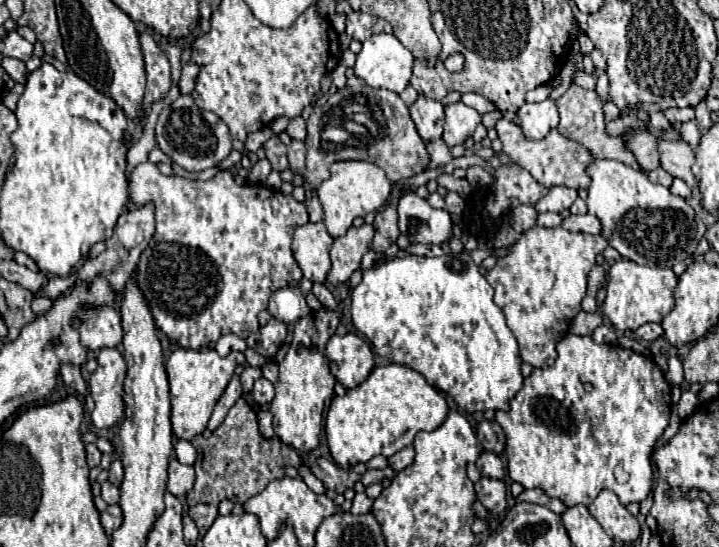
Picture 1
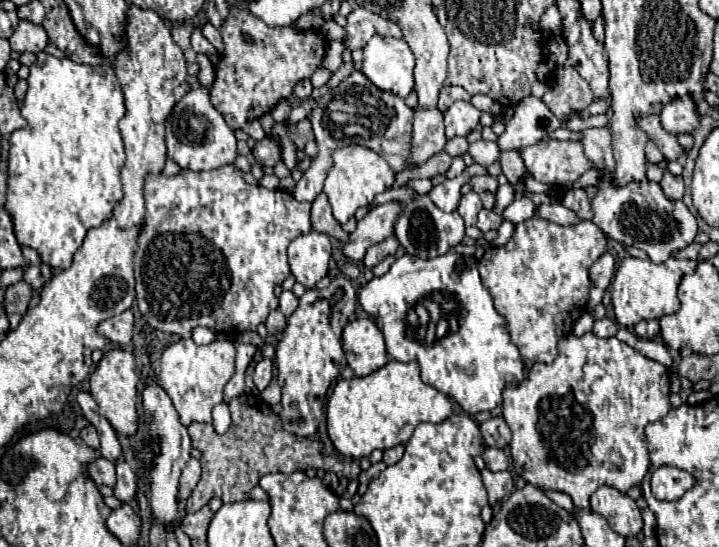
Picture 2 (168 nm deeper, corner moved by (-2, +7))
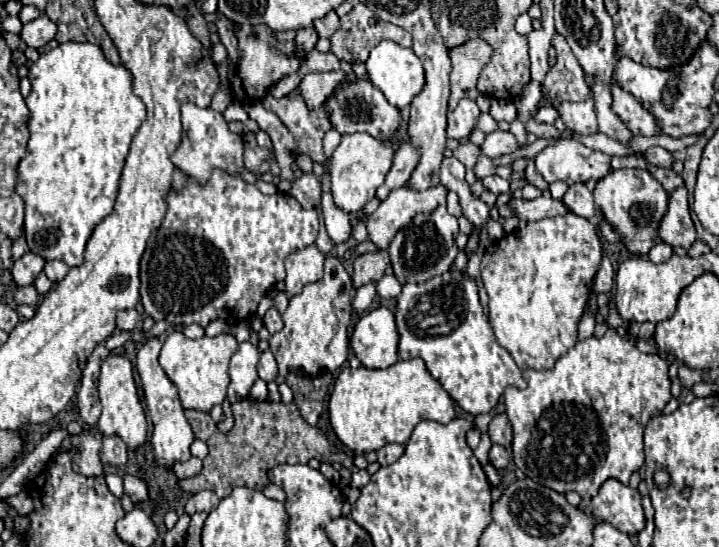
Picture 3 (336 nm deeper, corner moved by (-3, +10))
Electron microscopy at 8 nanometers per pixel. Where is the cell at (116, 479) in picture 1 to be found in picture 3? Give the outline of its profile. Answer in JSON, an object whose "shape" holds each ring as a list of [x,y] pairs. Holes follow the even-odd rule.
{"shape":[[[124,474],[122,480],[124,480],[124,492],[132,498],[134,504],[140,504],[142,500],[148,498],[148,488],[140,478],[136,478],[132,474]]]}

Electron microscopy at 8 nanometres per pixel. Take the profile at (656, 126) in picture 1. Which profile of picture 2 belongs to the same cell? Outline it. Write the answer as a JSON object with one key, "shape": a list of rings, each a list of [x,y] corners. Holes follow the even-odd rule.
{"shape":[[[675,97],[663,107],[659,117],[664,129],[675,135],[693,133],[701,121],[693,97]]]}

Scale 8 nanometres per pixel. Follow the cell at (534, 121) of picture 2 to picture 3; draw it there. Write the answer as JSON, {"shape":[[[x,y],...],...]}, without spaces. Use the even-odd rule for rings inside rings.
{"shape":[[[494,130],[490,134],[486,134],[486,140],[482,144],[482,152],[488,158],[500,158],[504,154],[512,154],[518,148],[518,140],[512,132],[504,132],[504,130]]]}

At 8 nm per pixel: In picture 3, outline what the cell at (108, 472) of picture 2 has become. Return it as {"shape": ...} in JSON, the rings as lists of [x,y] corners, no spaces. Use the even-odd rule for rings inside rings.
{"shape":[[[78,434],[72,436],[72,448],[78,454],[78,474],[104,476],[104,466],[100,462],[102,440],[92,438],[92,434]]]}

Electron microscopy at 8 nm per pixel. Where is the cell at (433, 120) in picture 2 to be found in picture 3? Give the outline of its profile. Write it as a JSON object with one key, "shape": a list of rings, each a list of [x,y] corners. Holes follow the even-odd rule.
{"shape":[[[410,140],[402,142],[398,146],[396,154],[394,154],[394,164],[392,164],[392,168],[390,168],[390,172],[386,176],[386,182],[380,186],[380,190],[376,192],[376,196],[380,200],[384,200],[390,190],[404,186],[410,180],[410,176],[412,176],[412,172],[414,172],[414,168],[416,168],[418,162],[420,162],[420,150],[418,150],[418,146],[414,146]]]}

